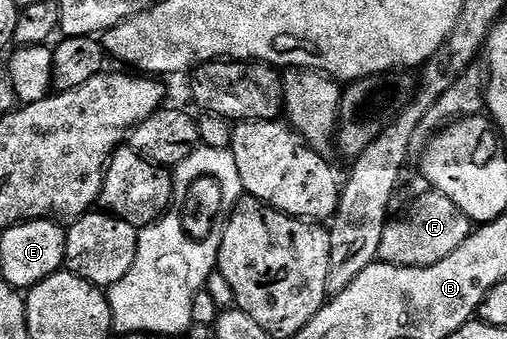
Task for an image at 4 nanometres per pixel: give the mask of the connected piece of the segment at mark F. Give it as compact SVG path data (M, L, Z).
M431 189L425 192L409 205L408 212L401 219L389 218L382 233L379 262L399 267L438 265L438 261L450 257L450 253L454 253L454 249L472 235L472 220L462 213L462 209L458 209L458 205L454 205L454 201L450 201L450 197Z

